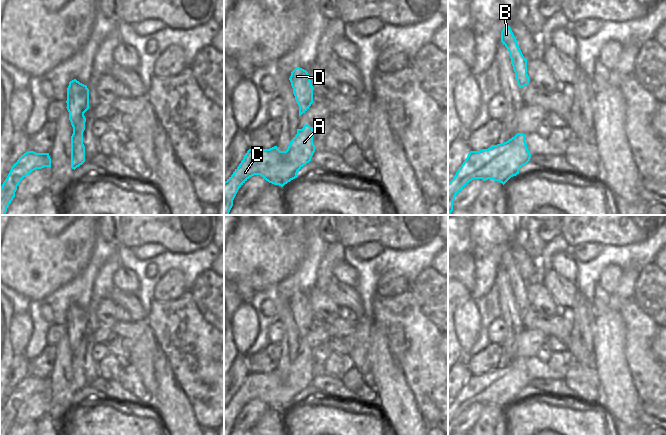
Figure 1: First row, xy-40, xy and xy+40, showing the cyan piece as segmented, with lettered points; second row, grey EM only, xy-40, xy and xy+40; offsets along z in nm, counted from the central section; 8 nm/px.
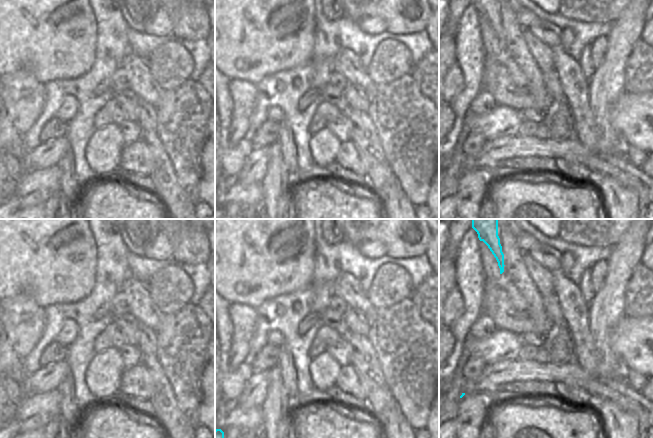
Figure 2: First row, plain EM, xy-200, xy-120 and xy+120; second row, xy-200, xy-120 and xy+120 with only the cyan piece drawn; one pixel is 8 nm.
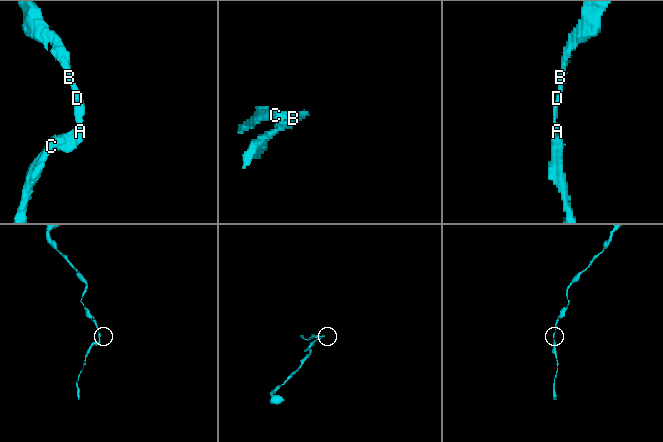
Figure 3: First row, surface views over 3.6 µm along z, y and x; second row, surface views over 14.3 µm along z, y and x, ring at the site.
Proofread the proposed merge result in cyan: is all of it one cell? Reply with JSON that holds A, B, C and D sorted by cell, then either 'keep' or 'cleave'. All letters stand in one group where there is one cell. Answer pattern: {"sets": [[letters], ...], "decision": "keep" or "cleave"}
{"sets": [["A", "B", "D"], ["C"]], "decision": "cleave"}

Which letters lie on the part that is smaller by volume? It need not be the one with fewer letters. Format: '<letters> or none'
C

